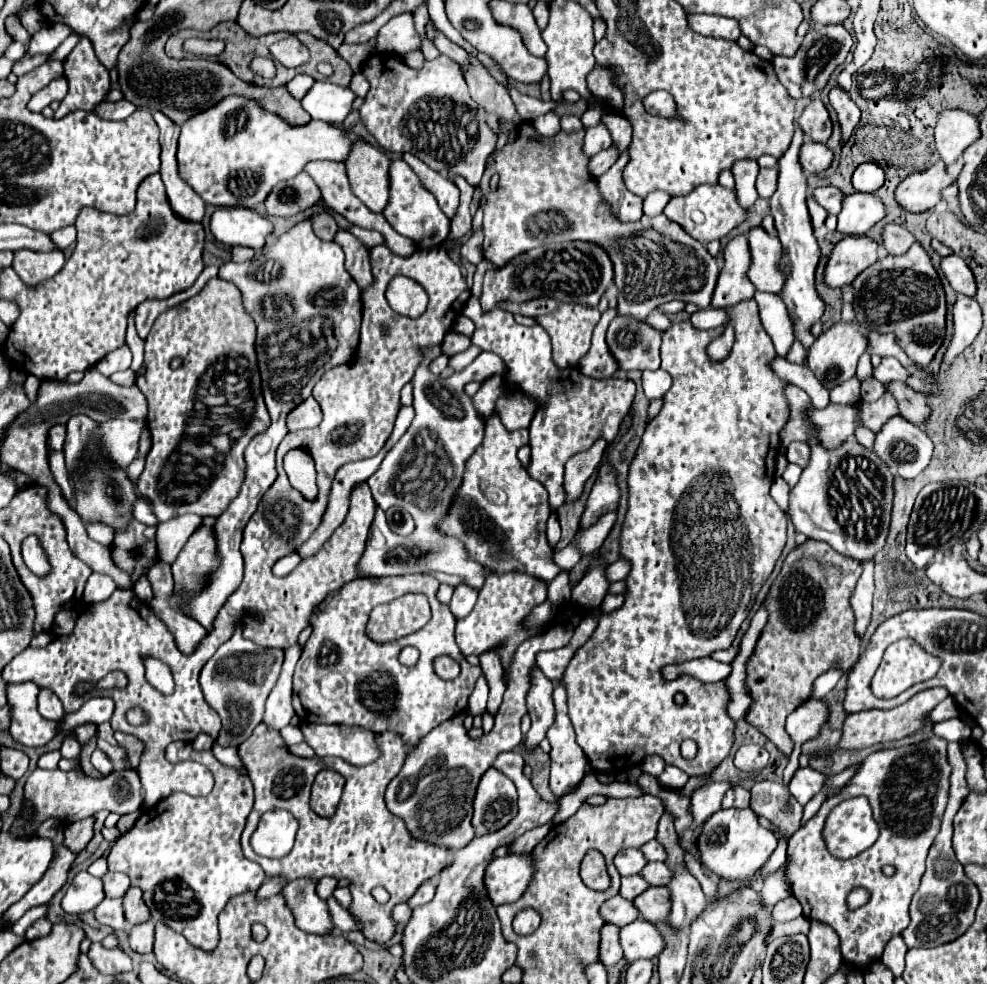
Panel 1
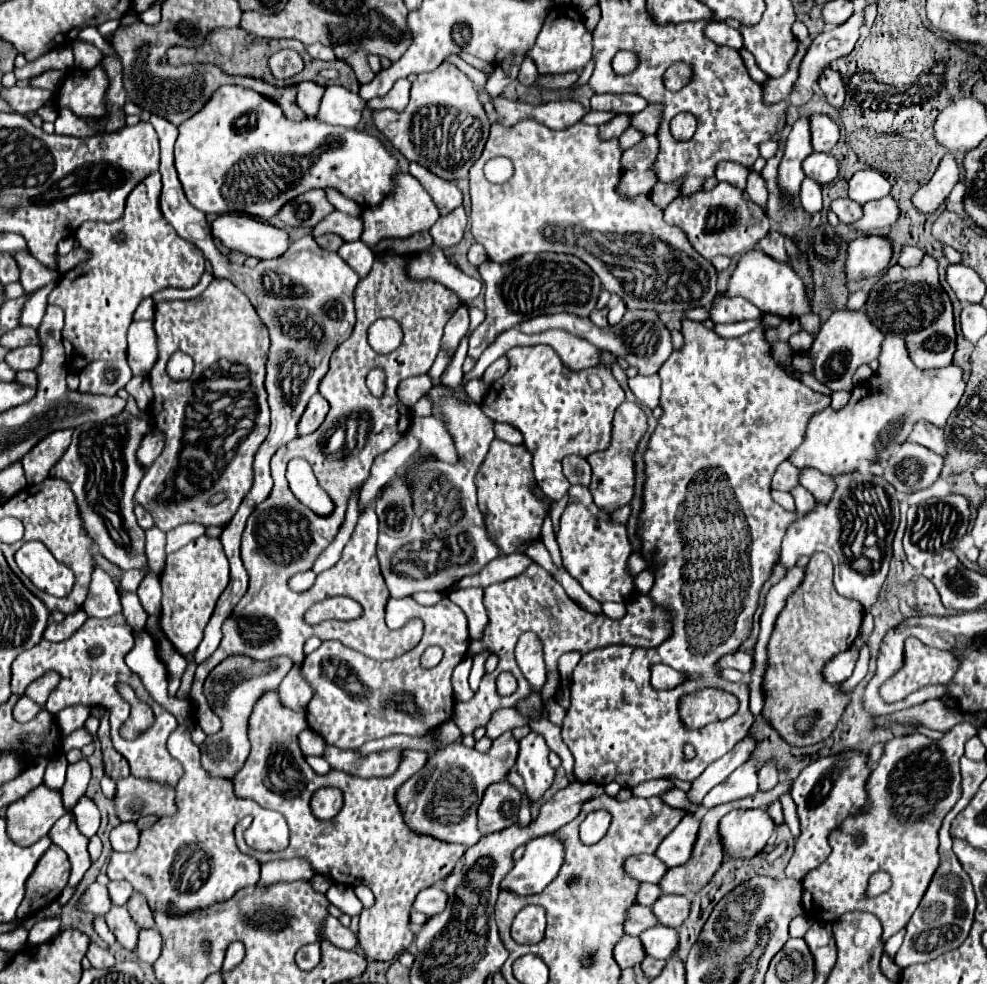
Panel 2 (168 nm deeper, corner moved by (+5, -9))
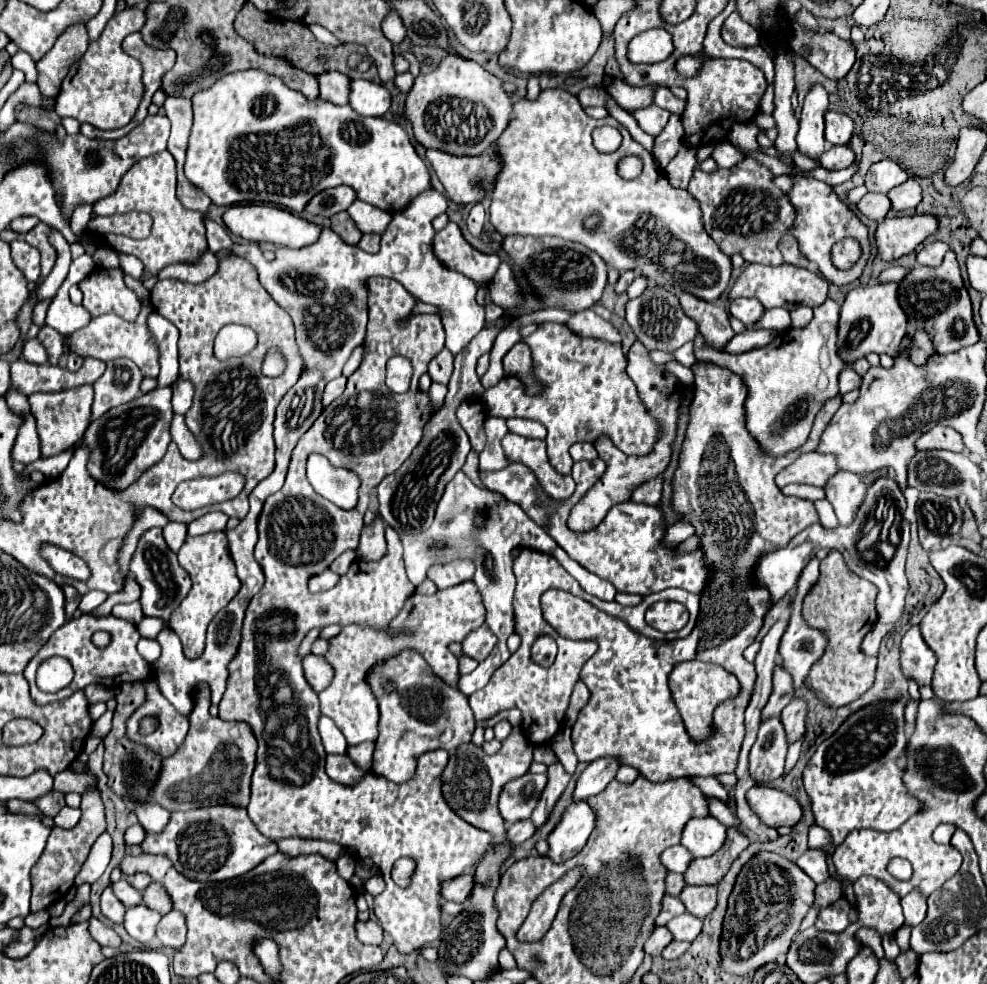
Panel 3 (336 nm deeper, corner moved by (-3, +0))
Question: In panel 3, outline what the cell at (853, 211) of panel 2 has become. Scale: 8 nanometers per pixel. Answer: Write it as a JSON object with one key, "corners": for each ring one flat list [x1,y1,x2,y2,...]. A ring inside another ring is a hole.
{"corners":[[868,192,868,194,862,196,862,200,856,206,870,220,882,220,890,212,890,204,888,204,888,196,886,194]]}

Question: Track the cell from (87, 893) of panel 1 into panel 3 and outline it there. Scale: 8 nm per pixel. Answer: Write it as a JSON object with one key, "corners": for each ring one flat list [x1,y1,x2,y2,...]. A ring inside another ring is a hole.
{"corners":[[124,878,118,880,118,882,112,882,110,888,114,890,116,898,118,898,124,906,136,906,136,904,142,902,142,892,134,890,134,888,124,880]]}

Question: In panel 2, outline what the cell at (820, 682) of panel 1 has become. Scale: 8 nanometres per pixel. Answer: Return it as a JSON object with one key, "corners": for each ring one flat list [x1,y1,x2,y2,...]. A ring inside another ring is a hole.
{"corners":[[852,647,850,651,844,651,844,653,836,655,836,657,826,665,824,675,826,675,828,681,832,681,832,683,834,683,834,681,836,681,836,683,846,681,846,679,852,675,852,671,854,671,856,661,858,661,858,649]]}

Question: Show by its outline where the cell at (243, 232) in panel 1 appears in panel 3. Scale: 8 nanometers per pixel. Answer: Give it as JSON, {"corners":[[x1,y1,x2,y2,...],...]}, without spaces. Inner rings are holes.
{"corners":[[236,204,236,206,230,206,226,212,224,212,224,224,228,226,228,230,244,240,250,240,250,242,272,242,276,246,284,246,284,248,302,248,302,246,308,246,312,242,318,240,320,236,320,230,316,224,308,222,308,220,302,220,298,216,292,216,290,212,282,210,282,208,276,208,276,206,264,206,264,204]]}

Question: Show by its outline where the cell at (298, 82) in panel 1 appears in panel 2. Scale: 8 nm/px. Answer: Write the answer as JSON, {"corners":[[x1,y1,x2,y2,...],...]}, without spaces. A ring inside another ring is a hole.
{"corners":[[304,81,298,85,298,105,308,117,314,117,318,113,320,97,324,95,324,89,326,89,324,85,312,81]]}

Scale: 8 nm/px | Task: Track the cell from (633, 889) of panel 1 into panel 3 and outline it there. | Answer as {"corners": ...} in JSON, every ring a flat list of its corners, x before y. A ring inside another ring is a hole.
{"corners":[[668,872,668,876,666,876,666,894,668,894,668,896,678,896,682,888,684,888,684,878,682,878,682,874,672,874,672,872]]}

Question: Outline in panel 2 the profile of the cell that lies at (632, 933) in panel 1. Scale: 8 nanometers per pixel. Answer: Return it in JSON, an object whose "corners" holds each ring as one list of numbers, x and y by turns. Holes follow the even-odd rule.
{"corners":[[656,925,648,931,644,931,640,935,642,943,644,943,644,949,650,957,656,957,656,959,666,959,674,953,674,949,678,947,680,943,680,933,678,929,674,927,666,927,666,925]]}

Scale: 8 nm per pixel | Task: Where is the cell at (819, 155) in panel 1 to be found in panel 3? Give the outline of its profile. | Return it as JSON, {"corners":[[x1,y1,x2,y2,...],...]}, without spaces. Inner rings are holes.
{"corners":[[846,144,846,146,828,146,820,158,818,164,826,170,842,170,854,164,854,150]]}

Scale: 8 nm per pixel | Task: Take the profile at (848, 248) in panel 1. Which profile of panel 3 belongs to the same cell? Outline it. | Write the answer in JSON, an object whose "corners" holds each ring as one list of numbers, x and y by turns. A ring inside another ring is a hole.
{"corners":[[928,214,902,216,902,218,884,218,876,228,876,256,884,262,898,260,904,254,910,254,924,238,936,232,936,218]]}

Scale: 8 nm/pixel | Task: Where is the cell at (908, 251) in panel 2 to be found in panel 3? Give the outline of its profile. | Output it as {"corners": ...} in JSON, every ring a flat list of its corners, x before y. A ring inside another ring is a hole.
{"corners":[[936,240,936,242,926,244,926,246,918,252,916,260,918,260,920,266,938,266,938,264,942,262,942,258,944,258,944,254,946,254,948,250,950,250,948,244]]}

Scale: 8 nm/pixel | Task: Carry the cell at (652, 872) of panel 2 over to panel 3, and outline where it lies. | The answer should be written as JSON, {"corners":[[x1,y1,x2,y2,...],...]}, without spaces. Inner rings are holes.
{"corners":[[670,846,660,854,660,862,668,872,684,872,688,868,688,864,692,862,692,854,688,850,684,850,682,846]]}

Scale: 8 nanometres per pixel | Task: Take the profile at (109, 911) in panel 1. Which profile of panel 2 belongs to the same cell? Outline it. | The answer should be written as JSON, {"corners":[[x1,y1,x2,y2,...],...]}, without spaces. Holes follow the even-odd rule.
{"corners":[[112,907,108,913,106,913,106,923,110,927,110,931,116,935,118,943,132,951,136,947,136,941,138,941,138,933,140,933,140,927,132,921,130,913,126,907]]}

